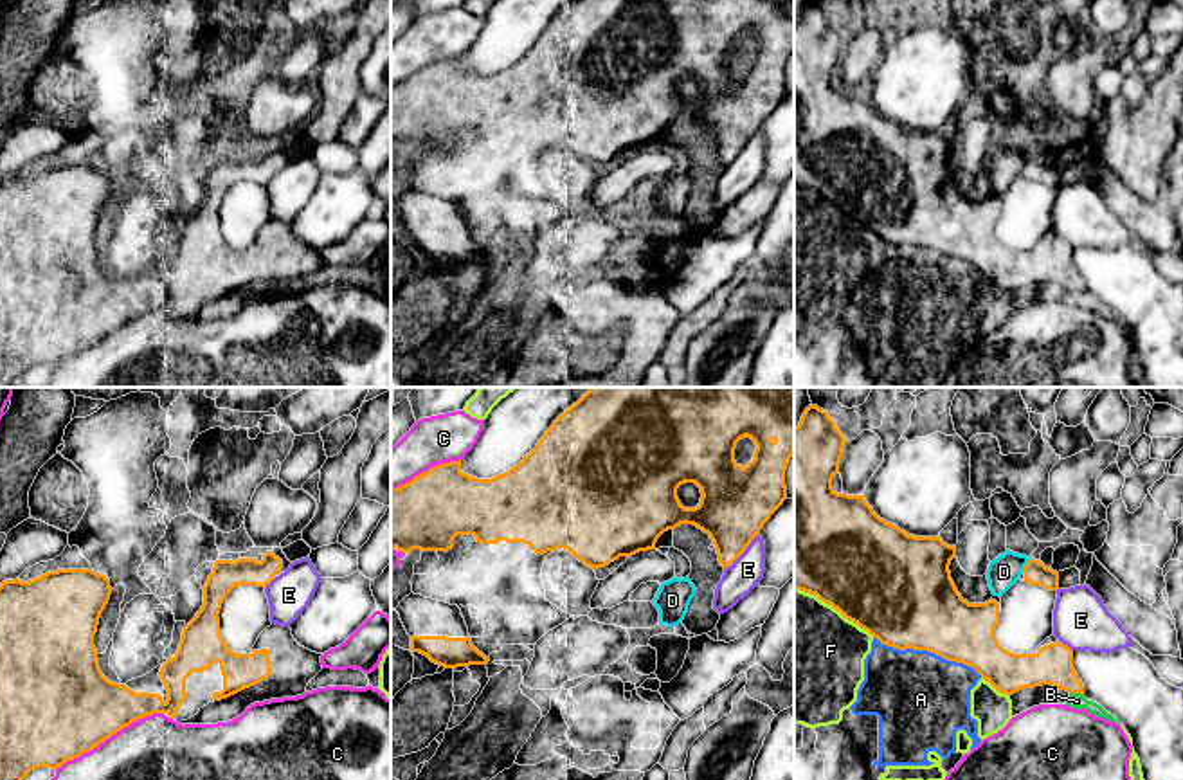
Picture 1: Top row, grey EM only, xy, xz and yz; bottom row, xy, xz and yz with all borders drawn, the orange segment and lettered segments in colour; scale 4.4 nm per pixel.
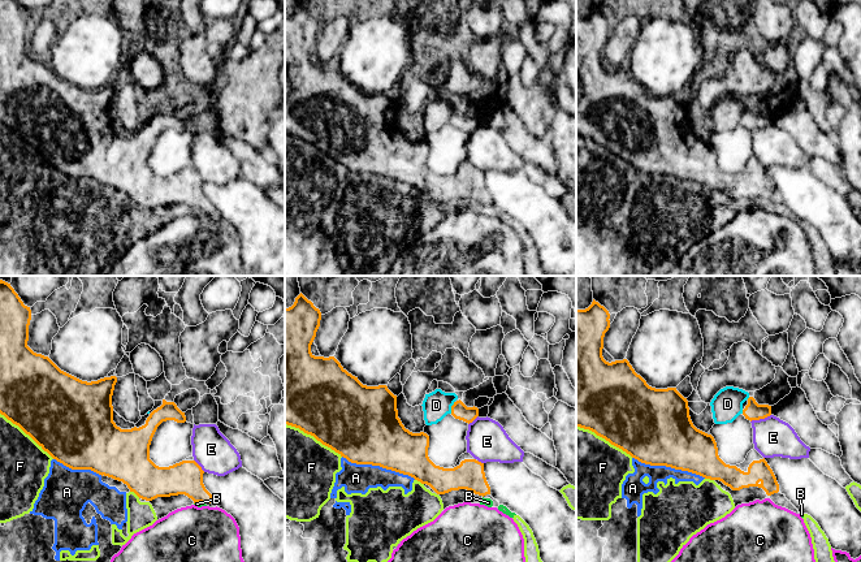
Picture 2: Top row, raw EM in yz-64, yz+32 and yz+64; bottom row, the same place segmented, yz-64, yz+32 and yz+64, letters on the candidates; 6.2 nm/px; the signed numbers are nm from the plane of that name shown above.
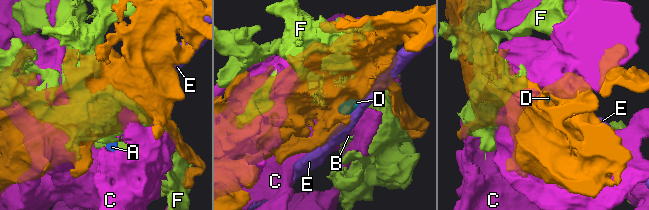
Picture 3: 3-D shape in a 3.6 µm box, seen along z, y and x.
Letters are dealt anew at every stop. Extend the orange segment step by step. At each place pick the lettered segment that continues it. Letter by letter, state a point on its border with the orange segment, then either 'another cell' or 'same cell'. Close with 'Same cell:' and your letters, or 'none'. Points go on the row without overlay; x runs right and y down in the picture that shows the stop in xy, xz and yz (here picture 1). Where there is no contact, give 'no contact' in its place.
A: yz (928, 247) | another cell
B: yz (1077, 289) | another cell
C: xy (108, 334) | another cell
D: yz (1027, 161) | same cell
E: xz (742, 148) | another cell
F: yz (834, 204) | another cell
Same cell: D

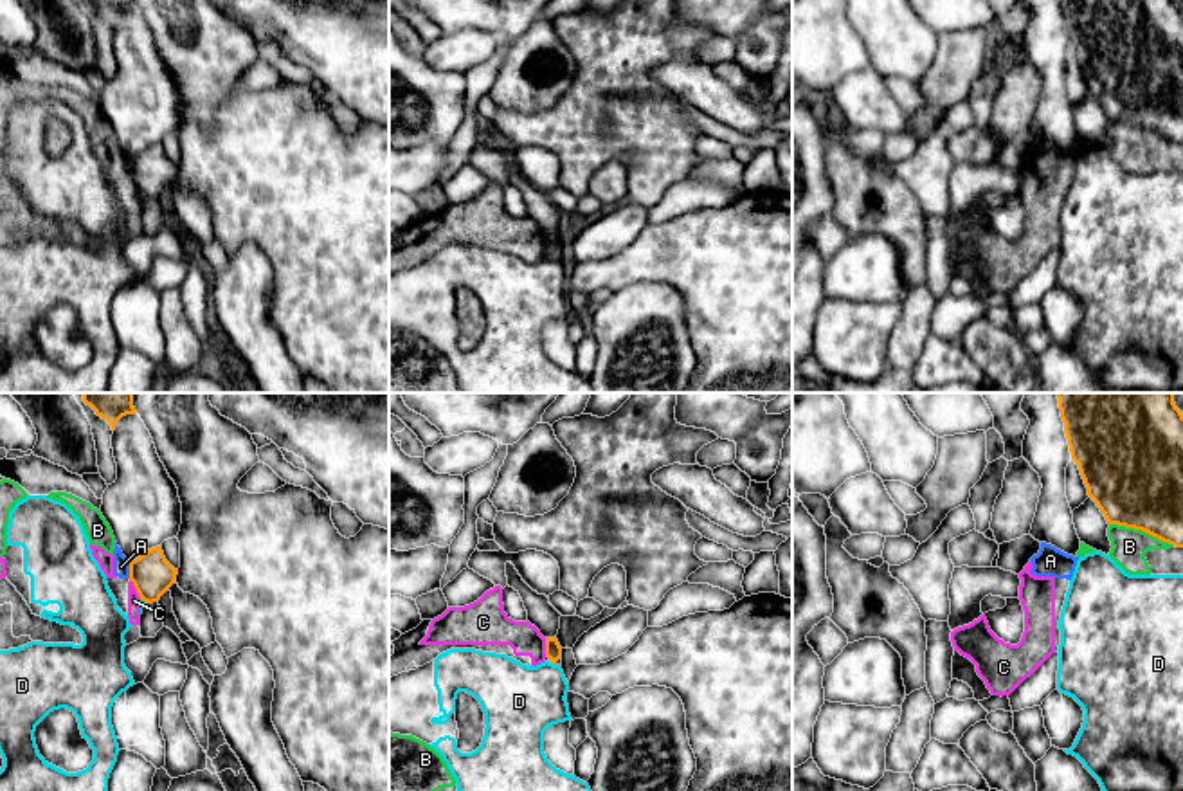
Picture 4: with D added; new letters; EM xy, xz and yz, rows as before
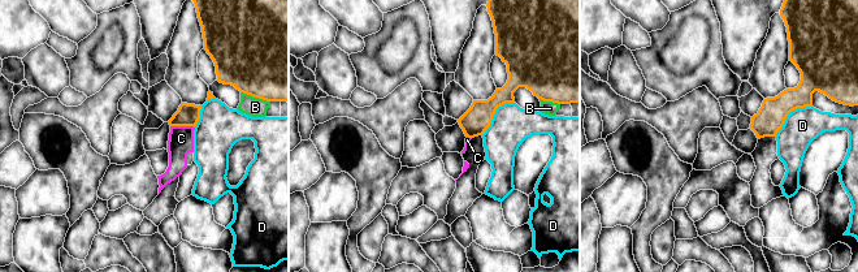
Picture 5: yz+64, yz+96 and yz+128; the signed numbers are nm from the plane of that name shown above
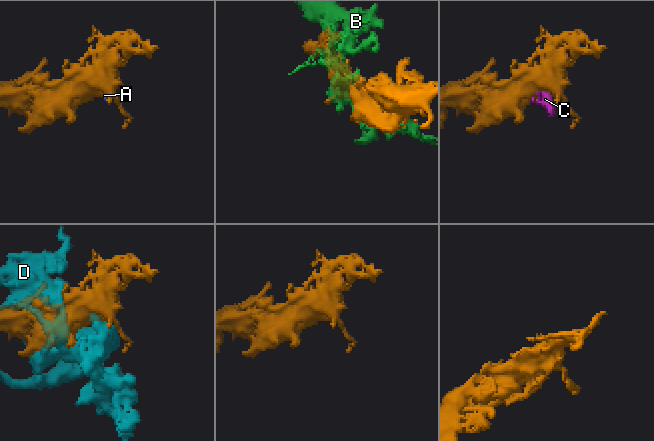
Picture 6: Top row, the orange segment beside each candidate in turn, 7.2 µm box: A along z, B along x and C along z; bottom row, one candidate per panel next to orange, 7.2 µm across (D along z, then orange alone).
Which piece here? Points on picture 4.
A: xy (130, 166) | another cell
B: yz (1140, 125) | another cell
C: xy (135, 184) | another cell
D: xz (553, 260) | another cell
Same cell: none

